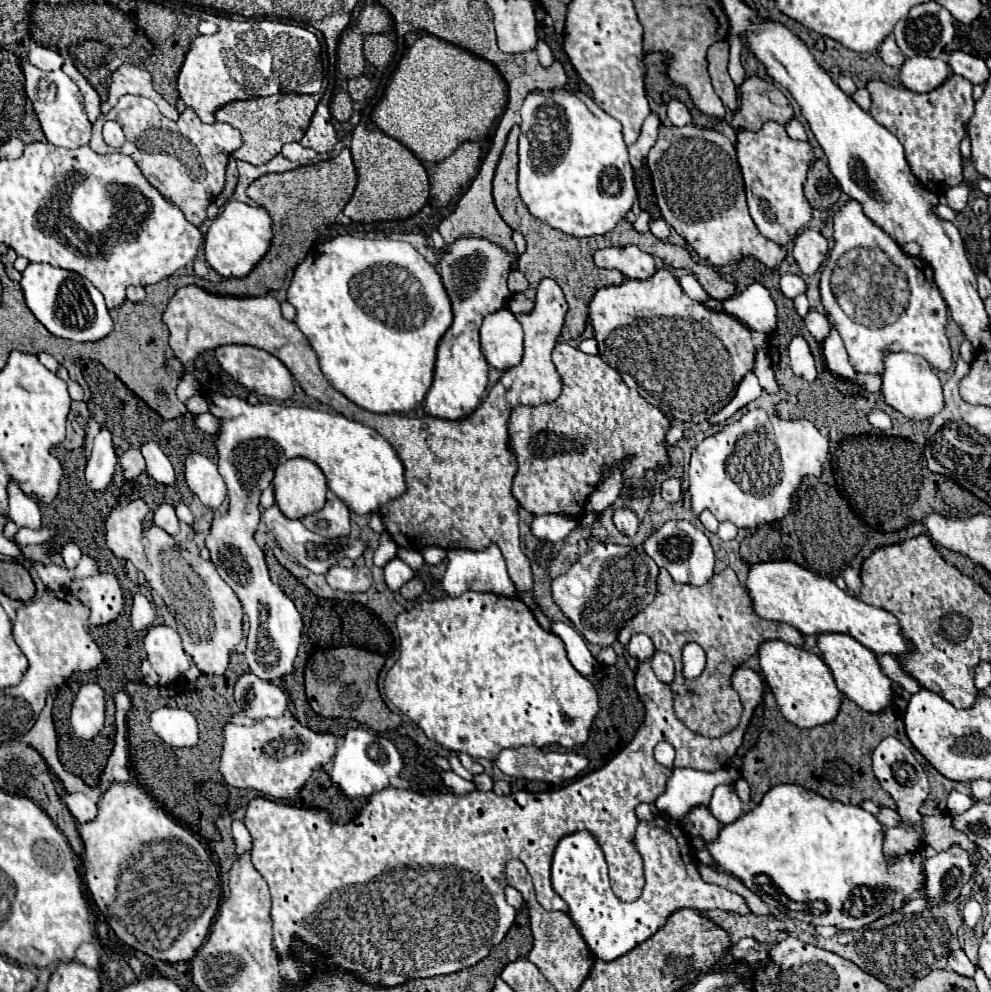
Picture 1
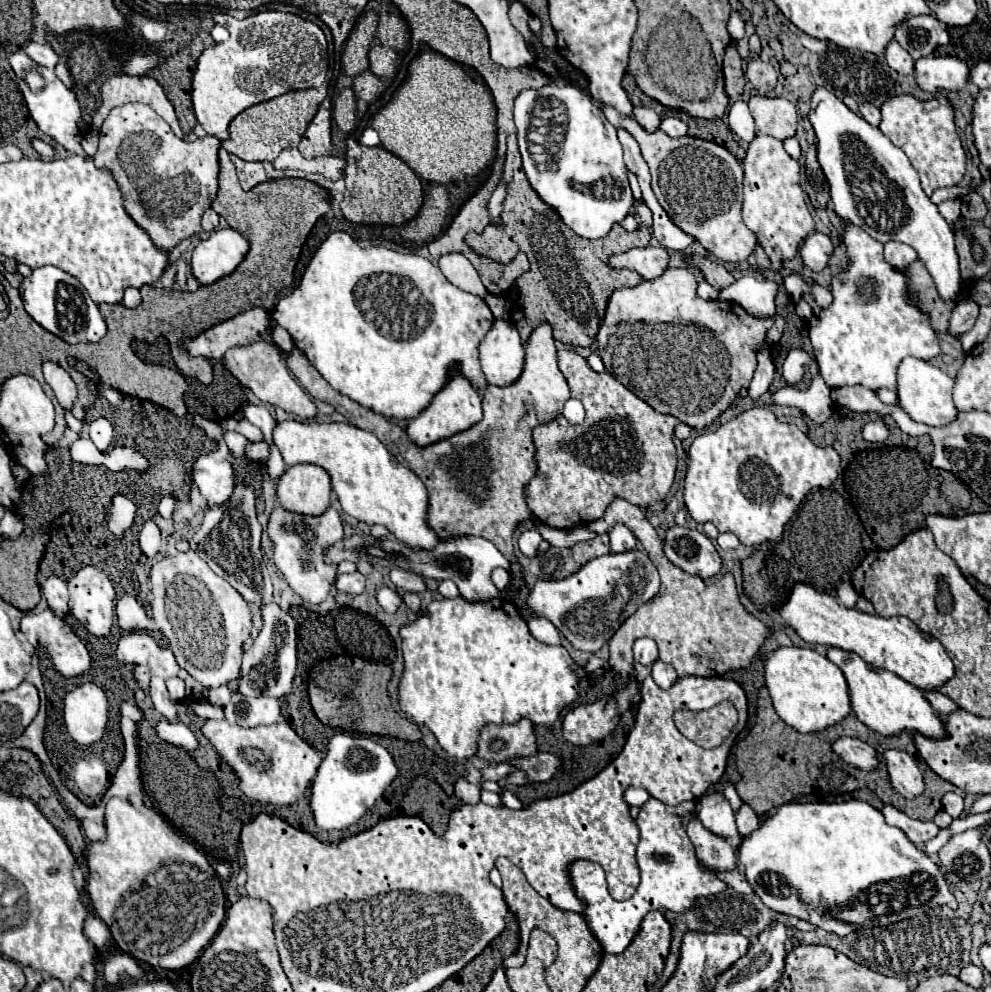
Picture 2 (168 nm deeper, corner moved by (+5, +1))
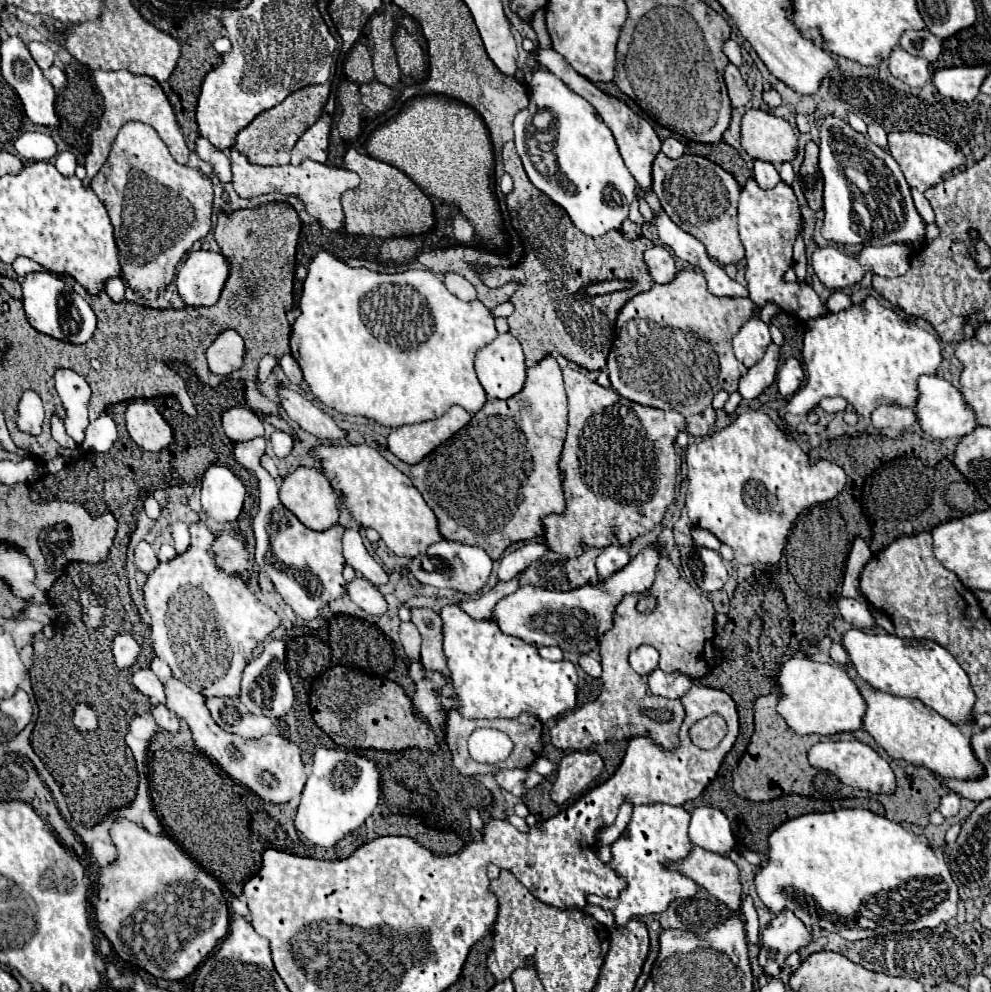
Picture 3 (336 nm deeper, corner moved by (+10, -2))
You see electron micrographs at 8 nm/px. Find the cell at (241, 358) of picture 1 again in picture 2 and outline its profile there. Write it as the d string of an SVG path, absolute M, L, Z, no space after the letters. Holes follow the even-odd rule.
M255 342L255 344L247 344L247 346L237 346L231 348L225 354L225 362L229 372L247 388L251 388L255 392L255 396L261 402L269 402L273 406L283 408L289 414L295 414L299 418L315 418L317 416L317 404L313 402L313 398L303 390L303 386L289 374L287 364L281 358L279 348L275 348L271 342Z

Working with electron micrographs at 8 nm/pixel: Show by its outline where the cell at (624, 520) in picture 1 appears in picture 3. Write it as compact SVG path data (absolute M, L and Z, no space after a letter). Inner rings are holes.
M608 545L602 549L602 553L598 555L596 567L598 567L598 575L604 579L608 575L612 575L612 571L618 571L620 567L624 567L624 563L628 563L630 555L628 549L624 545Z

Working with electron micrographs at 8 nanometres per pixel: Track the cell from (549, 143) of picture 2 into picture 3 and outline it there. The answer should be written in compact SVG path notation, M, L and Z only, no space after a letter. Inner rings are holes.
M540 69L532 75L529 93L531 100L528 109L520 111L514 117L514 143L532 185L546 193L556 205L560 205L568 213L570 221L588 237L602 237L610 229L620 229L622 221L628 217L628 203L632 203L636 197L636 181L624 165L616 139L608 125L596 115L596 109L586 99L570 91L560 79L556 79L556 75L546 69ZM540 109L548 109L554 113L554 121L546 129L538 129L532 123L534 113Z

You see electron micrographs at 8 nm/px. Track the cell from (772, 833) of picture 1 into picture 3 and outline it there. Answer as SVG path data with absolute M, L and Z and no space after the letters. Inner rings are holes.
M838 809L828 813L806 813L778 825L768 837L766 861L754 875L760 901L772 911L792 911L804 925L838 933L848 941L896 931L934 929L956 915L958 887L944 863L944 855L928 845L928 839L906 831L868 809Z

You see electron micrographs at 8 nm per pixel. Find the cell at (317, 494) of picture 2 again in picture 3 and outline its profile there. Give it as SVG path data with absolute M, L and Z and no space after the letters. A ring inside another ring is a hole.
M298 467L290 471L280 487L280 501L286 509L290 509L306 527L314 531L324 531L338 523L338 509L336 509L336 491L332 489L330 481L314 467Z

